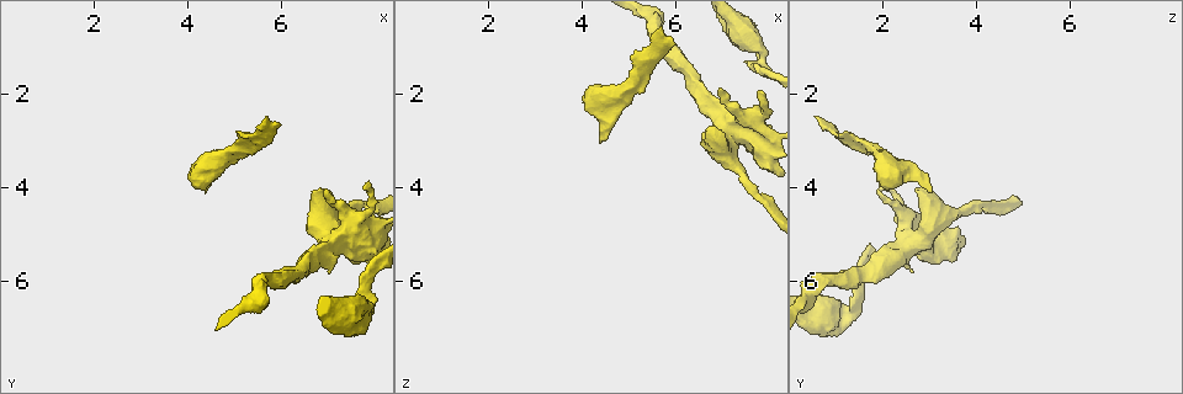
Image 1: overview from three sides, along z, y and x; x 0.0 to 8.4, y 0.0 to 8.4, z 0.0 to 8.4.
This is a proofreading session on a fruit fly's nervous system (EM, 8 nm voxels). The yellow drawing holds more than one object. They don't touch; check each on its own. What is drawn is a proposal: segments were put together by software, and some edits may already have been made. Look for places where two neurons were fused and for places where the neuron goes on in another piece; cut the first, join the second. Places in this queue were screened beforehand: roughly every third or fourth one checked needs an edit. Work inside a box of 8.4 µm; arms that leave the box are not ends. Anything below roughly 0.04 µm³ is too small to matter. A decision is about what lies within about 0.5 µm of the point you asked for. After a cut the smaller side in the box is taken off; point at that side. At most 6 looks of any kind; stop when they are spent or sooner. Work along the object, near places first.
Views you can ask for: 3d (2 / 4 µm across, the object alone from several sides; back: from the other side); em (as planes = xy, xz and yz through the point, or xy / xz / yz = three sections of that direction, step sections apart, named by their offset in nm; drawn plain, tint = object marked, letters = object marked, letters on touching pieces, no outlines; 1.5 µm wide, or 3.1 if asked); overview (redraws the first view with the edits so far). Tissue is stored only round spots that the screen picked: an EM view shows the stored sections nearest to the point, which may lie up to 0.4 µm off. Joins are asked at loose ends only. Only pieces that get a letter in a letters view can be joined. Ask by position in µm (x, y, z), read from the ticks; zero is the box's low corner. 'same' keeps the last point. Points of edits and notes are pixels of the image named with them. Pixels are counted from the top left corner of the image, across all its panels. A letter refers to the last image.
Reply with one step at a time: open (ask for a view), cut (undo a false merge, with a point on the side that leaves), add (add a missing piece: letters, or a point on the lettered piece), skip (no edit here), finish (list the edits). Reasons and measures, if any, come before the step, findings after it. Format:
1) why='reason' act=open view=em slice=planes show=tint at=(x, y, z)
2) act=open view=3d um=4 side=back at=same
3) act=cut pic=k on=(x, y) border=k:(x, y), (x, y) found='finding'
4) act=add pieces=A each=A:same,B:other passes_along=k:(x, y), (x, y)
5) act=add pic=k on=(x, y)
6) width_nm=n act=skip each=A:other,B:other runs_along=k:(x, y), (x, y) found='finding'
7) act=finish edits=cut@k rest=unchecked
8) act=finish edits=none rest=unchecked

why='sudden change in width' act=open view=3d um=4 at=(7.45, 4.50, 3.70)

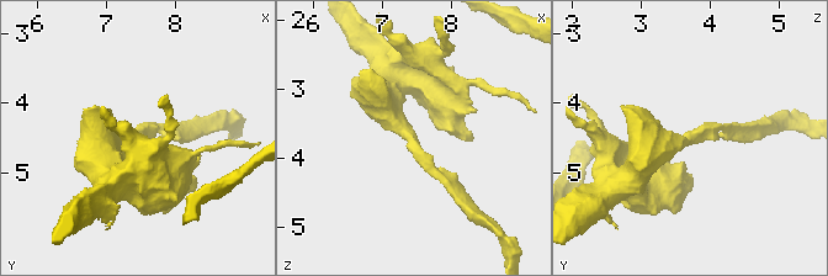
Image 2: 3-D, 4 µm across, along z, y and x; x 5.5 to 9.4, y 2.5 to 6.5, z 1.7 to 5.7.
why='shape alone is not enough' act=open view=em slice=planes show=tint at=(7.40, 4.50, 3.70)

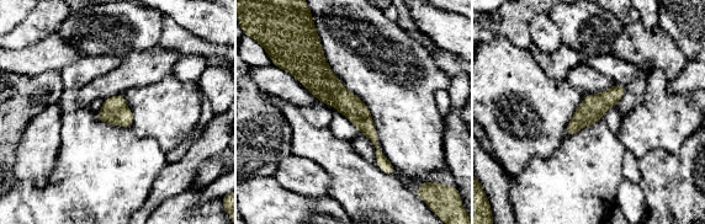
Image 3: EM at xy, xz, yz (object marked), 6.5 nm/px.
why='what lies round it' act=open view=em slice=planes show=letters at=same

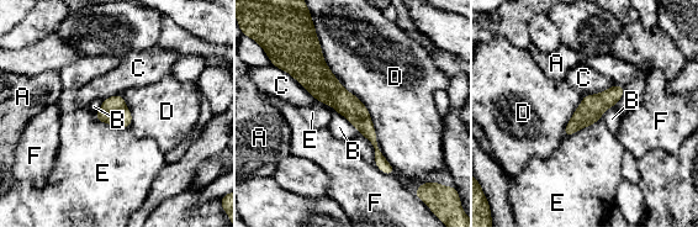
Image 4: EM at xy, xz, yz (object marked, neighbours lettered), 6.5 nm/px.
width_nm=160 act=skip each=A:other,B:other,C:other,D:other,E:other,F:other found='all the same neuron'

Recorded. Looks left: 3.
why='an open end' act=open view=em slice=planes show=plain at=(7.80, 3.95, 2.00)

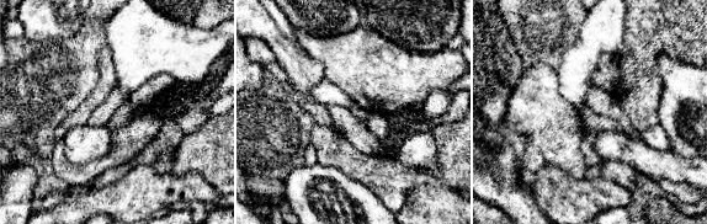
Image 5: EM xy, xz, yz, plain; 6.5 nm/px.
why='see the neighbours' act=open view=em slice=planes show=letters at=same

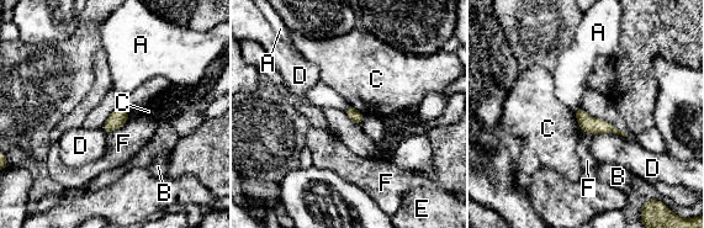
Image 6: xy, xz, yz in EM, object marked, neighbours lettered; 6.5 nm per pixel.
width_nm=80 act=skip each=A:other,B:other,C:other,D:other,E:other,F:other border=6:(573, 114), (581, 131) found='no lettered piece goes on from it'

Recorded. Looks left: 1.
act=finish edits=none rest=unchecked

